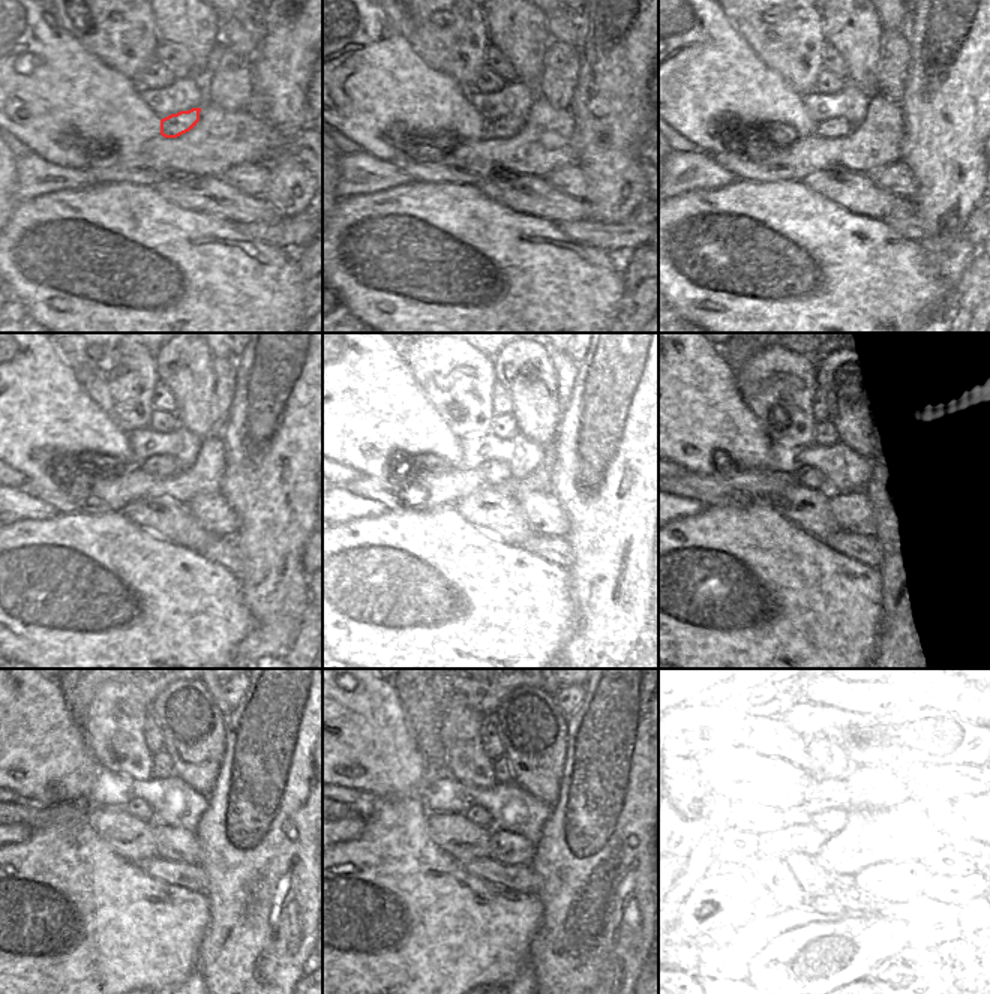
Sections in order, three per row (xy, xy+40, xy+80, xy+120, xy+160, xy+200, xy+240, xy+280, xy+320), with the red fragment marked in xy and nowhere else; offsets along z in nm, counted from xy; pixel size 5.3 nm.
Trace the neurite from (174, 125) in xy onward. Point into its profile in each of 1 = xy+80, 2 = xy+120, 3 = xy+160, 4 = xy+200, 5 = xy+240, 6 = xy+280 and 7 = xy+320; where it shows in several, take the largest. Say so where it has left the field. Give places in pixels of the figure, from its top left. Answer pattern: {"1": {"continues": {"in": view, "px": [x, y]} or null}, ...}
{"1": {"continues": {"in": "xy+80", "px": [836, 128]}}, "2": {"continues": {"in": "xy+120", "px": [158, 465]}}, "3": {"continues": {"in": "xy+160", "px": [495, 473]}}, "4": {"continues": {"in": "xy+200", "px": [809, 477]}}, "5": {"continues": {"in": "xy+240", "px": [137, 808]}}, "6": {"continues": {"in": "xy+280", "px": [479, 816]}}, "7": {"continues": {"in": "xy+320", "px": [815, 817]}}}

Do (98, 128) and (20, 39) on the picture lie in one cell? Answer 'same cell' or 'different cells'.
same cell

